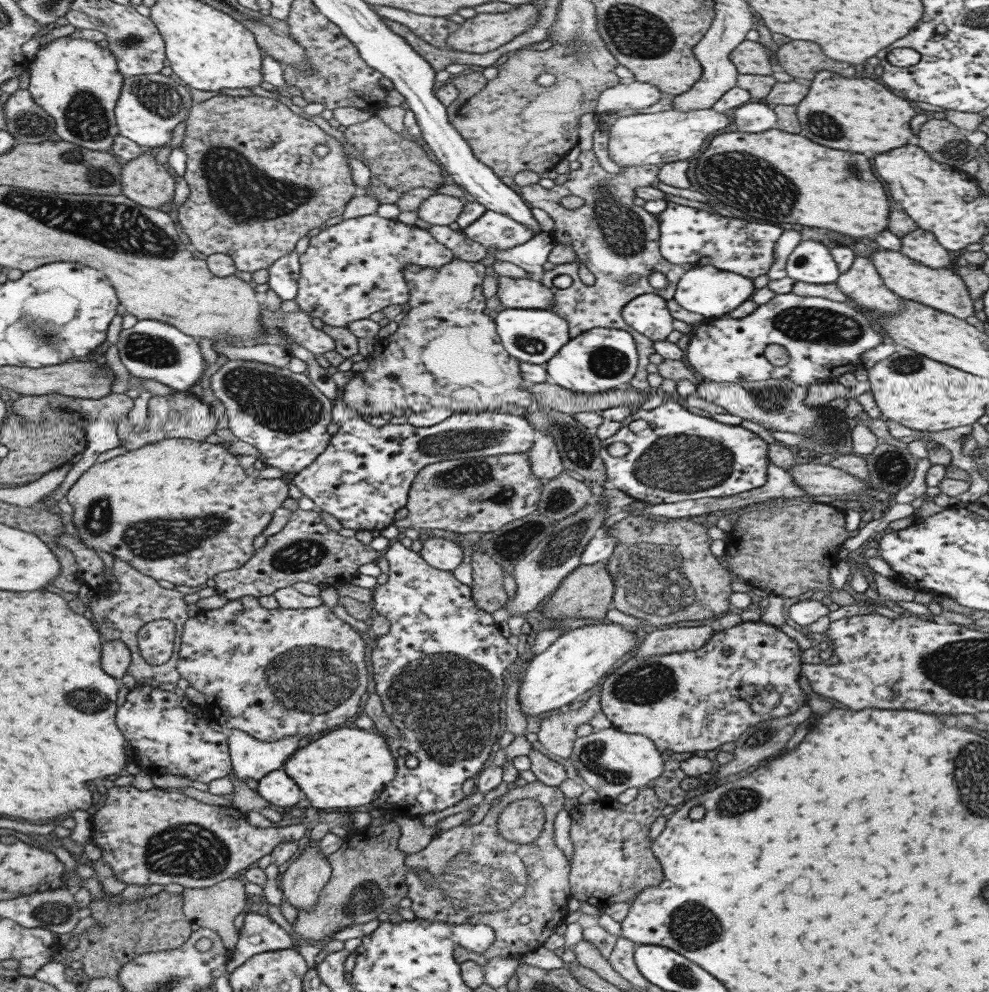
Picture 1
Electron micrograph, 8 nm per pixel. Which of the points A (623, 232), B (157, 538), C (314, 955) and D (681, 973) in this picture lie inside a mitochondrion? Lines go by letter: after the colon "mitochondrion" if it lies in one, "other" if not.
A: mitochondrion
B: mitochondrion
C: other
D: mitochondrion

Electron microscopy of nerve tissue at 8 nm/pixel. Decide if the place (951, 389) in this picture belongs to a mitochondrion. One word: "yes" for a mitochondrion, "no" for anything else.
no

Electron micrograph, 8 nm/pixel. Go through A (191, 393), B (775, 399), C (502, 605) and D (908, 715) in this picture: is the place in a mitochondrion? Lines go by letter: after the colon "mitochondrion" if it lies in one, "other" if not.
A: other
B: mitochondrion
C: other
D: other

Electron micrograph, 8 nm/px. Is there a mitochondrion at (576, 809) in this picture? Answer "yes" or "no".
no

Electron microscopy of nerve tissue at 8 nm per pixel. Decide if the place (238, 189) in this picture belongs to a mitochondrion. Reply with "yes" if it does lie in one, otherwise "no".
yes

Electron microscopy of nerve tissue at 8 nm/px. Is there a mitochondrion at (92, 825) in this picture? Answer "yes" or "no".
no

